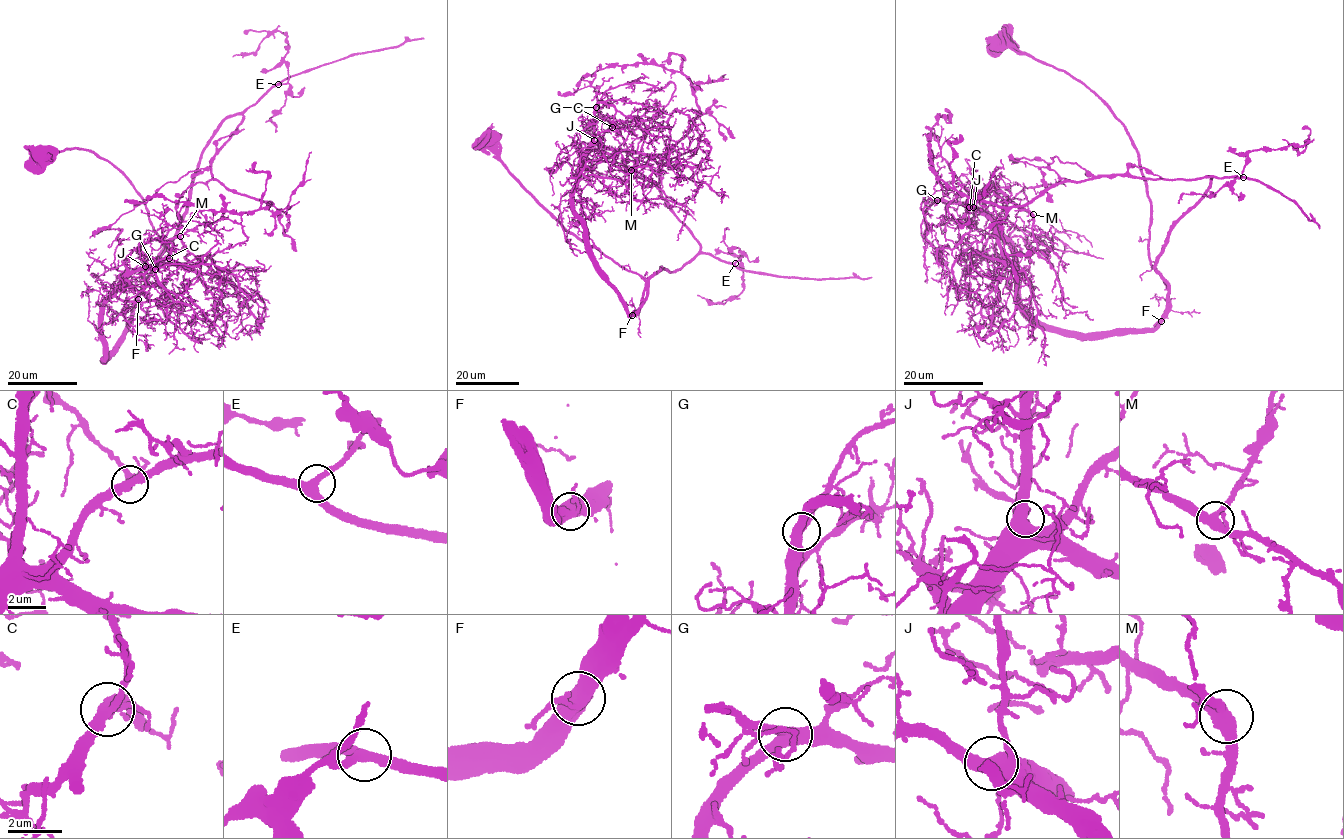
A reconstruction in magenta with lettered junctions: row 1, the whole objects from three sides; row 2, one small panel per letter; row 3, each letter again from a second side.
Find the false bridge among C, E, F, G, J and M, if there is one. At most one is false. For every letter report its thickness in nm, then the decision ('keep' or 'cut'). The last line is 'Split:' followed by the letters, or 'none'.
C: calibre 340 nm; keep
E: calibre 360 nm; keep
F: calibre 500 nm; keep
G: calibre 360 nm; keep
J: calibre 480 nm; keep
M: calibre 420 nm; keep
Split: none

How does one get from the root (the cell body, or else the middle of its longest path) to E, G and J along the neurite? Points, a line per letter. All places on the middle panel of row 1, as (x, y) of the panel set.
E: (490, 137), (506, 170), (566, 230), (628, 271), (646, 279), (659, 266), (672, 271), (703, 253), (735, 263)
G: (490, 137), (506, 170), (566, 230), (645, 282), (635, 316), (595, 265), (571, 200), (596, 107)
J: (490, 137), (506, 170), (566, 230), (645, 282), (635, 316), (595, 265), (571, 202), (594, 140)

